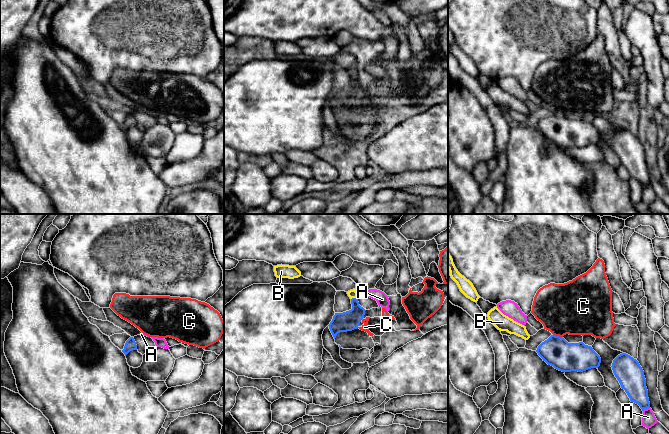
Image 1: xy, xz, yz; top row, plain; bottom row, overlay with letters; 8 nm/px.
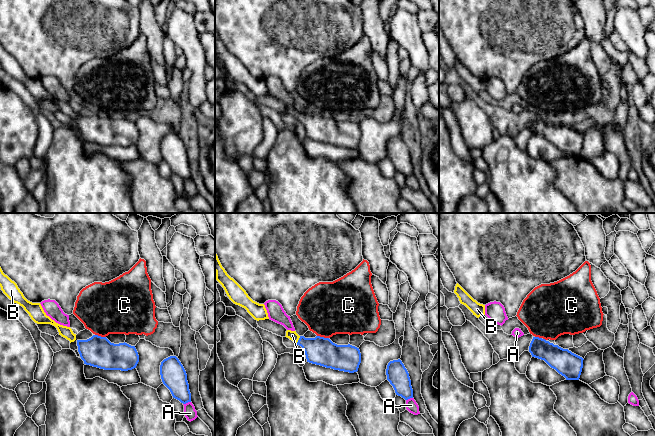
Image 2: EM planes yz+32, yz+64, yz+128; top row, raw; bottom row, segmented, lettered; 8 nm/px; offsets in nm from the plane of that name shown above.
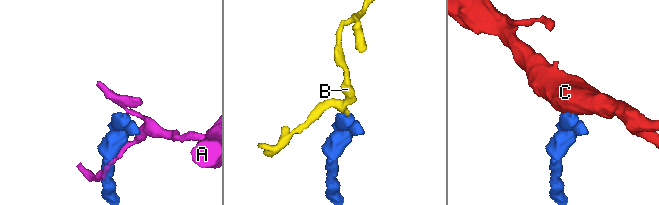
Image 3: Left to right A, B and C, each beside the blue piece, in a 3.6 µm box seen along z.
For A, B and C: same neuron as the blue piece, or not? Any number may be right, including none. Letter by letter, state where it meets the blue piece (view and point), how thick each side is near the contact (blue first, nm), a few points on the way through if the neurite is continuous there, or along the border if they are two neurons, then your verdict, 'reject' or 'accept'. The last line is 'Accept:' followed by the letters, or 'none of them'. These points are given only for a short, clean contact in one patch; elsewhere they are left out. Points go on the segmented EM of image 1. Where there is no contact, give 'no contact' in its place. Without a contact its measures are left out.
A: contact yz (645, 408); calibres 200 and 110 nm; reject
B: contact xz (353, 298); calibres 160 and 60 nm; way xz (347, 321), (354, 314), (353, 298), (352, 293); accept
C: contact yz (558, 336); calibres 240 and 420 nm; reject
Accept: B

